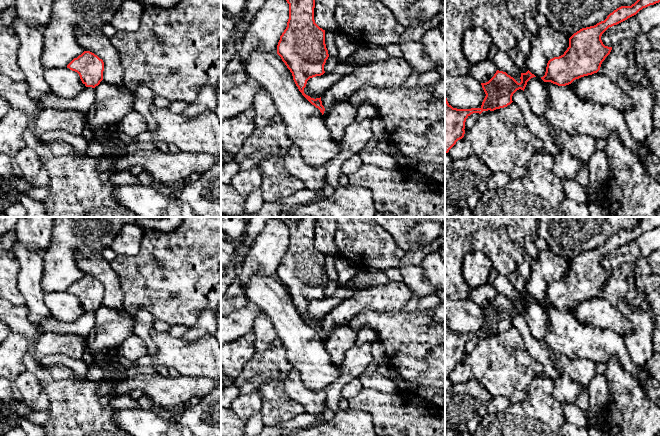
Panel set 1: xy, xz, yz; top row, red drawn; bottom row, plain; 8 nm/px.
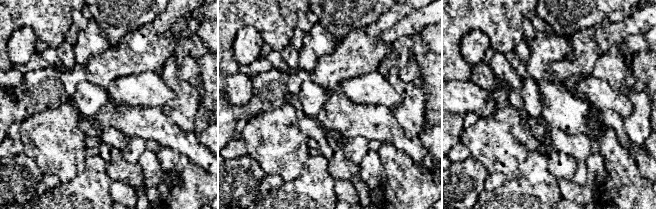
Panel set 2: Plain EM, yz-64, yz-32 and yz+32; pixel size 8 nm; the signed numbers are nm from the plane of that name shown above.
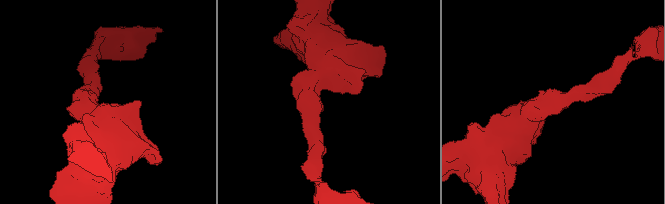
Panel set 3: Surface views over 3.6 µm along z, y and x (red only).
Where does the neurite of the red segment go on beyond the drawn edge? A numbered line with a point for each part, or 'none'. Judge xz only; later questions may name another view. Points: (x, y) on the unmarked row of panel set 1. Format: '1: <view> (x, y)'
none

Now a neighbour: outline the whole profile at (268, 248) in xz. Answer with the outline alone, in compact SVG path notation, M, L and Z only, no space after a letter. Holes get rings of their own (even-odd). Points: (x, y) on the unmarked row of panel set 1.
M270 217L255 238L239 271L238 279L242 294L245 295L245 285L251 276L263 273L270 277L277 277L280 260L287 251L289 243L289 228L280 217Z

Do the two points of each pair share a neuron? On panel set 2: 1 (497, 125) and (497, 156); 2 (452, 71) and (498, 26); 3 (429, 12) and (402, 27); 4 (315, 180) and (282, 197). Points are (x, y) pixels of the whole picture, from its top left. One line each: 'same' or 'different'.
1: same
2: same
3: same
4: same

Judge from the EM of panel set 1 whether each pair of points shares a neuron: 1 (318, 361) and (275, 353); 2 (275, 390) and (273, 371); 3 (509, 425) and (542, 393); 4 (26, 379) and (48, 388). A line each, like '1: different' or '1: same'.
1: different
2: different
3: same
4: different

